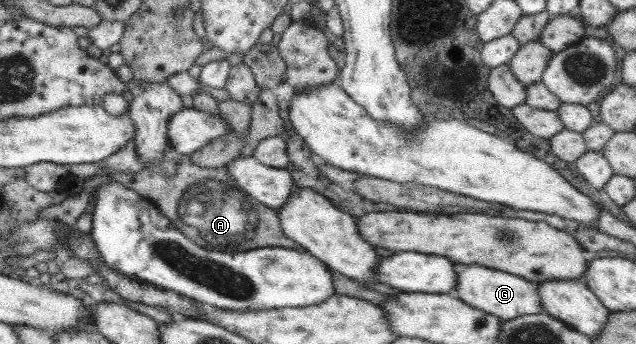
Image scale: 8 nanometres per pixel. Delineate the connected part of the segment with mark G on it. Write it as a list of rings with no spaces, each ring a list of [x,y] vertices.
[[[454,263],[454,267],[457,281],[455,281],[456,288],[453,294],[469,306],[482,310],[484,313],[493,314],[502,322],[526,314],[543,312],[537,292],[537,283],[532,283],[519,275],[509,274],[507,271],[481,265]]]

